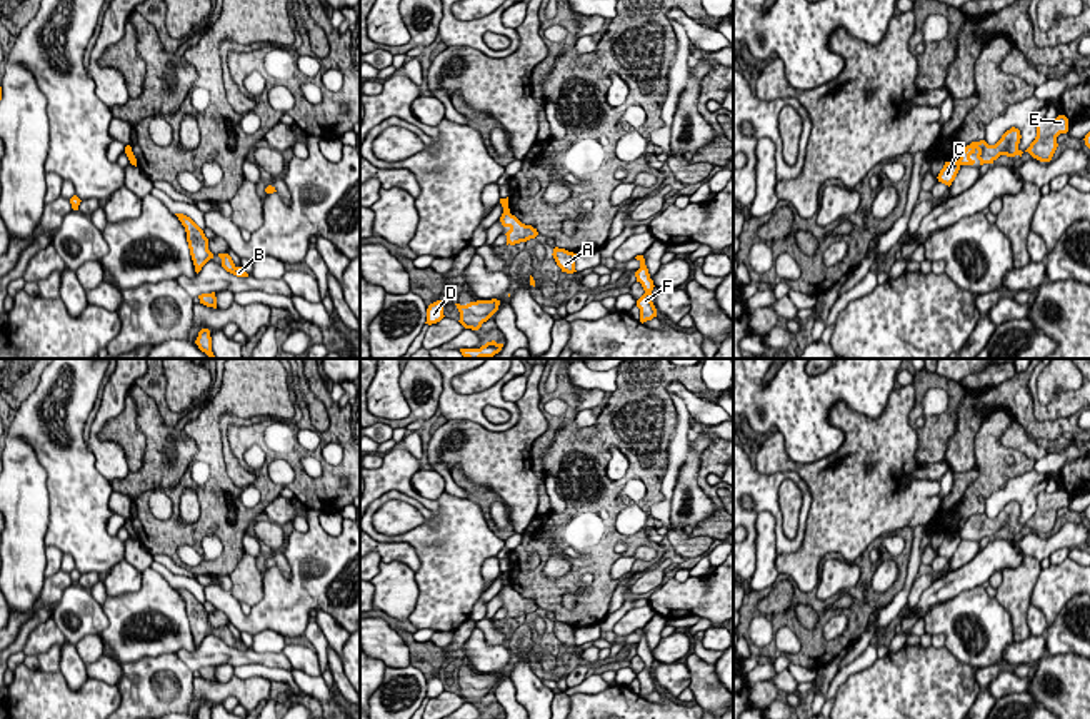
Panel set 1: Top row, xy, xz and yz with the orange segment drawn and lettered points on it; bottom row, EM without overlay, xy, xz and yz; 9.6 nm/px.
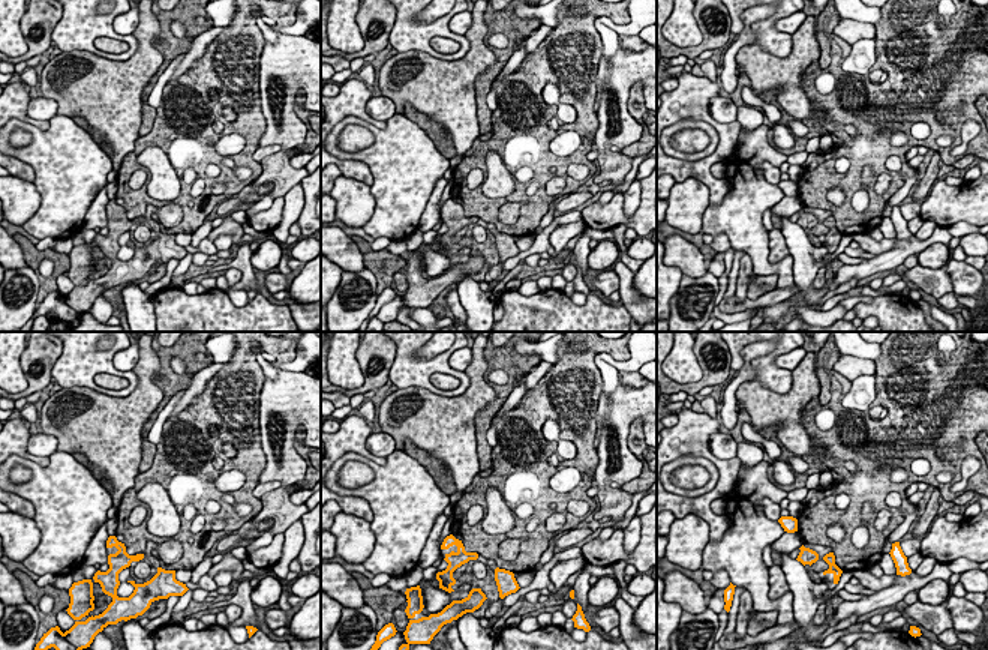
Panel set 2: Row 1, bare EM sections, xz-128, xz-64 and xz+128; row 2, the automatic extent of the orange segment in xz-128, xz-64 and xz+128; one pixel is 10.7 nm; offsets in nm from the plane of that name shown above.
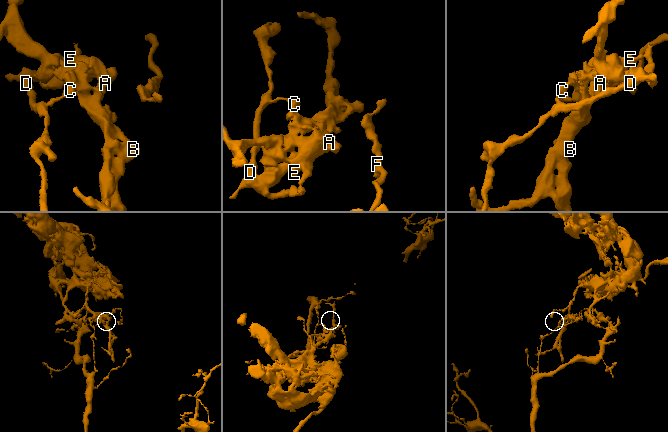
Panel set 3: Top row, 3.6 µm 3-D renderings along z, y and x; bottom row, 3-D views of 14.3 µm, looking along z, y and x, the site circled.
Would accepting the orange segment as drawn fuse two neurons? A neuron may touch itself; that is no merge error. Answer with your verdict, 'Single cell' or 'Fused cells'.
Fused cells

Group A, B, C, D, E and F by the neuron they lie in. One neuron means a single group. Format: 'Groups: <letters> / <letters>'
Groups: A B E / C D F

